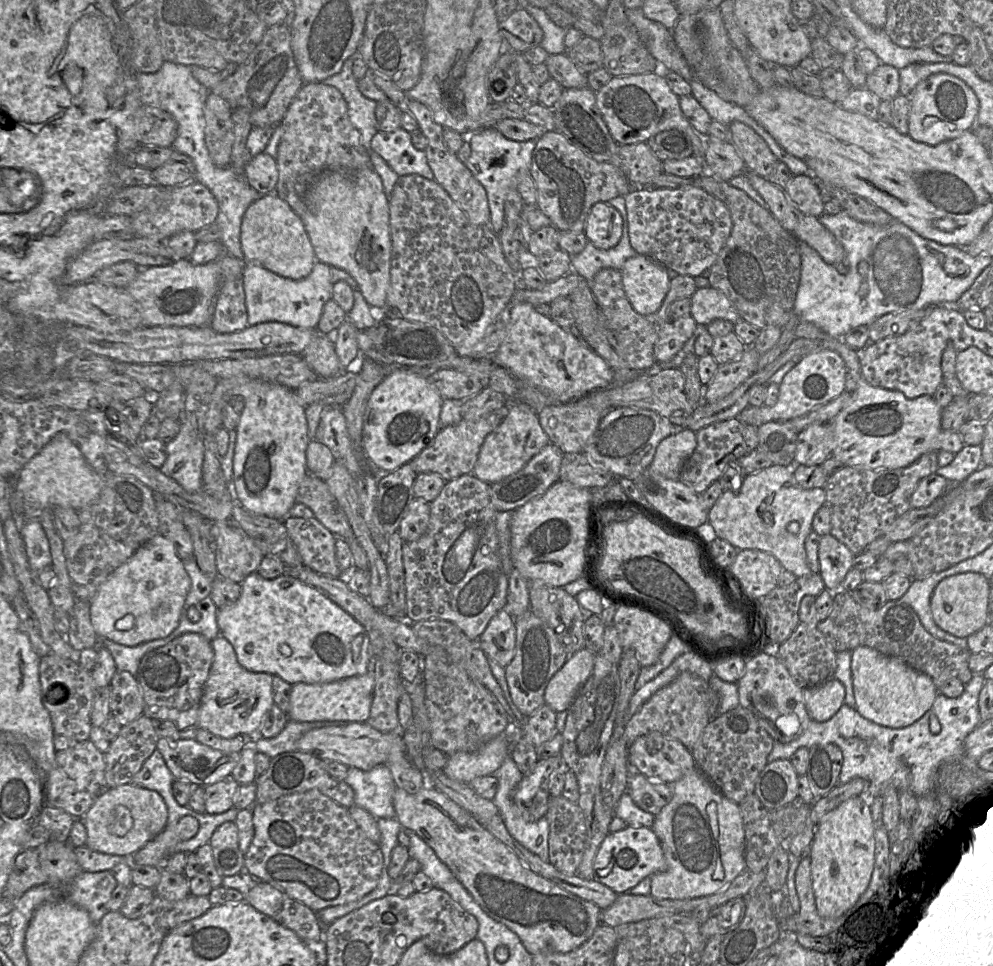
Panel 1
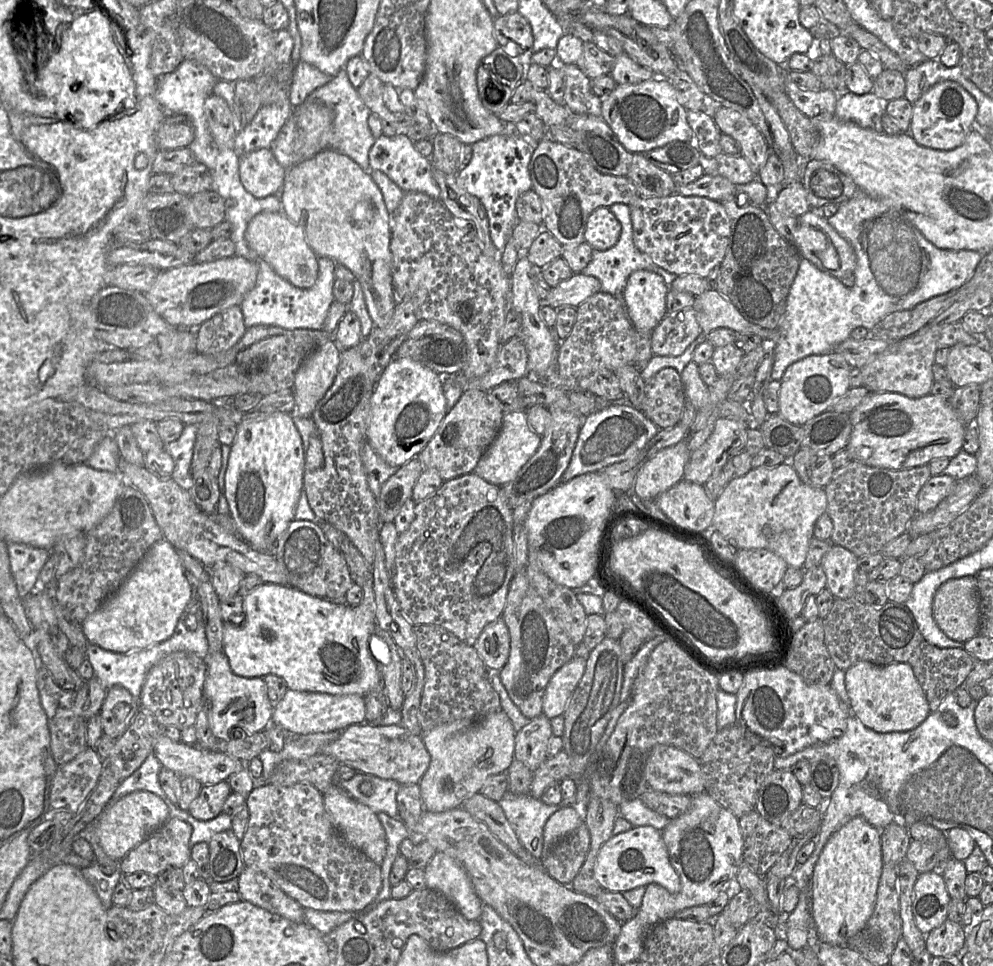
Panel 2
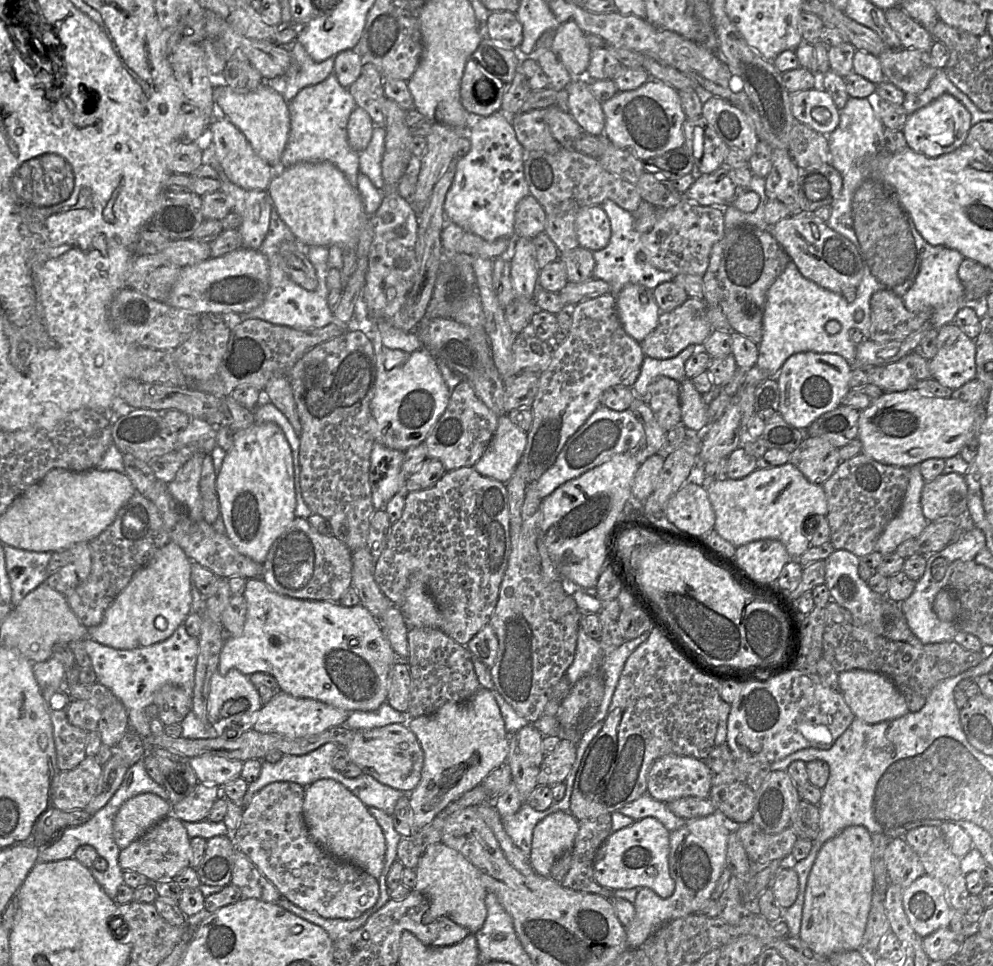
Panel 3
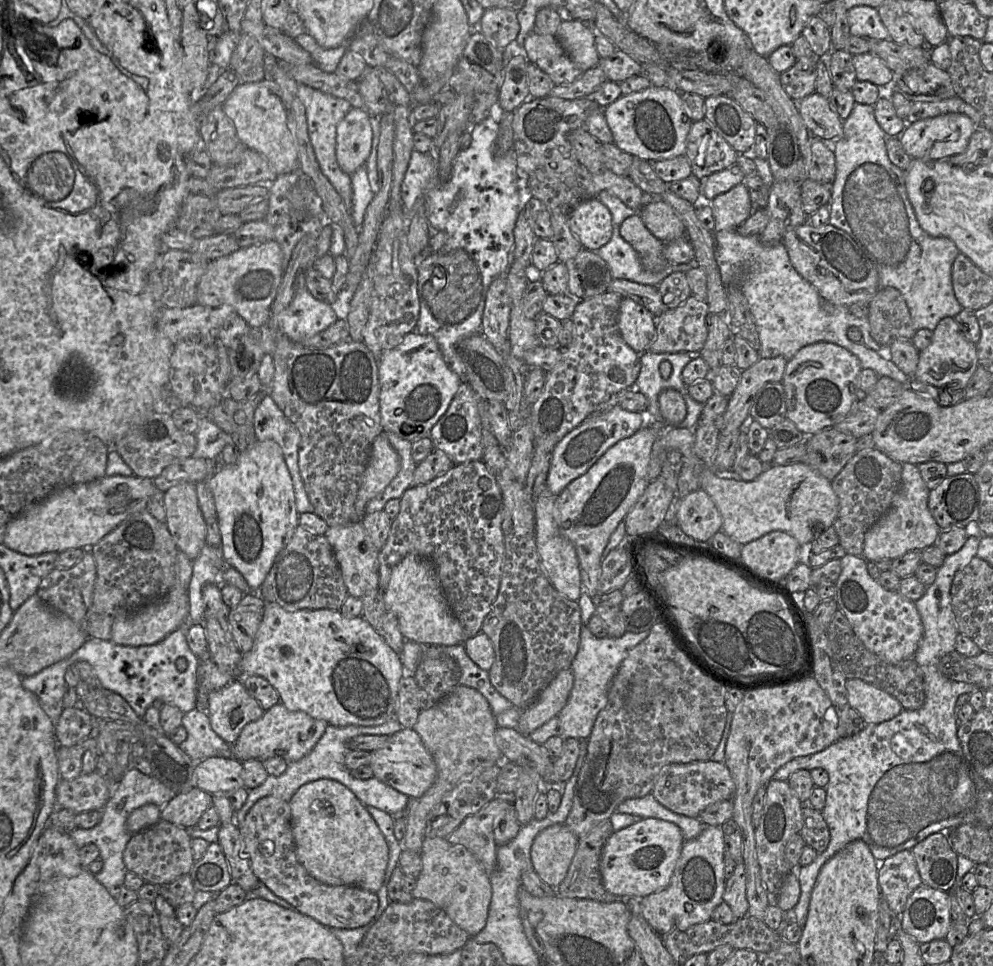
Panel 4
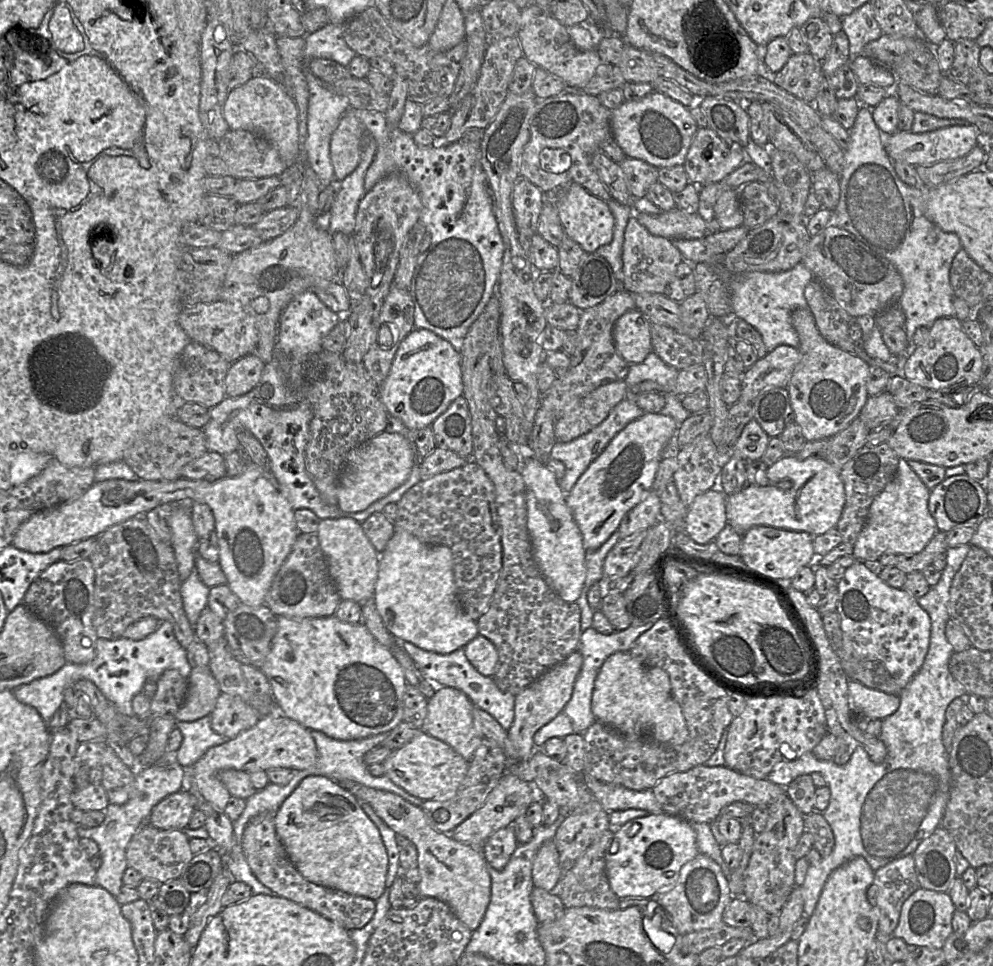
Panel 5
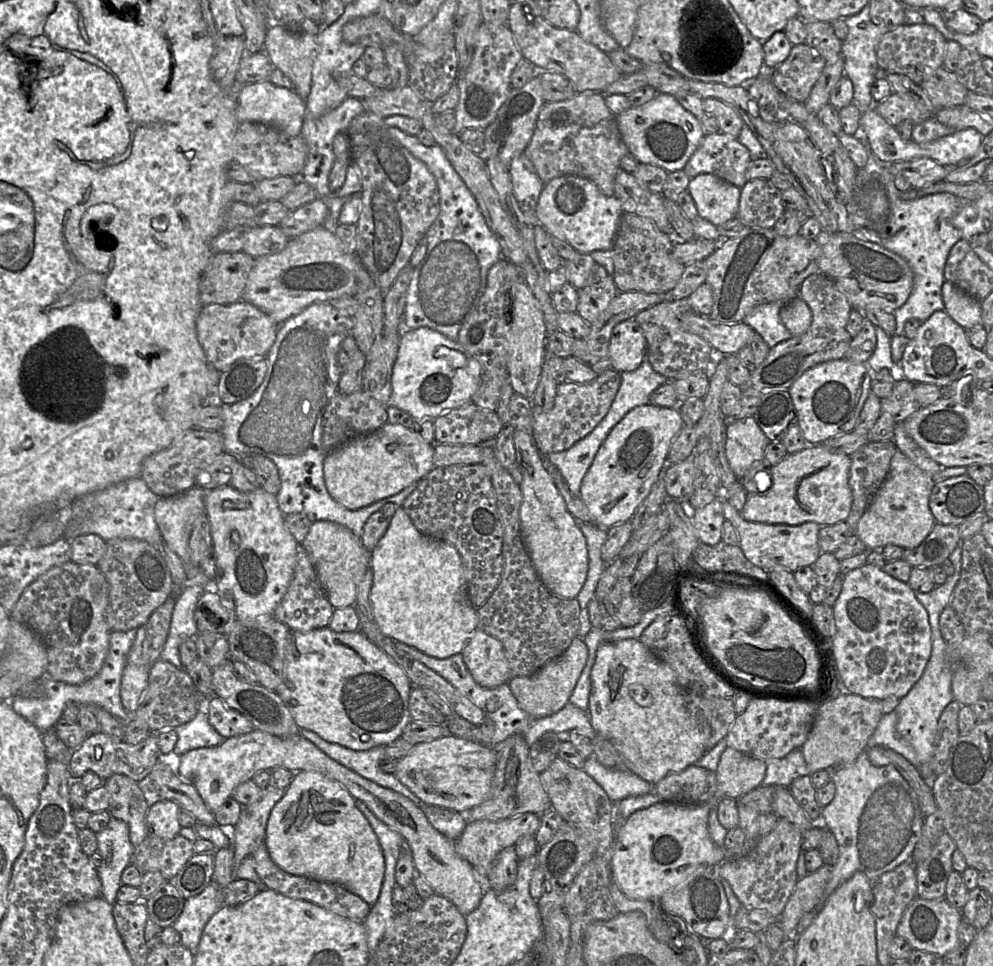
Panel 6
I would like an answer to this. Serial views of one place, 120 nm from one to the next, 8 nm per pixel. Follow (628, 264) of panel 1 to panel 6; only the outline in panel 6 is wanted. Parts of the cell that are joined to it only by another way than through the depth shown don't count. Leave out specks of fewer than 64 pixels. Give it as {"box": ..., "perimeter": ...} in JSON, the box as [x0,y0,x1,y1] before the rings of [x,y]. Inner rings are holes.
{"box":[609,319,647,372],"perimeter":[[[635,319],[618,323],[612,330],[609,343],[611,368],[630,372],[638,369],[646,358],[647,341]]]}

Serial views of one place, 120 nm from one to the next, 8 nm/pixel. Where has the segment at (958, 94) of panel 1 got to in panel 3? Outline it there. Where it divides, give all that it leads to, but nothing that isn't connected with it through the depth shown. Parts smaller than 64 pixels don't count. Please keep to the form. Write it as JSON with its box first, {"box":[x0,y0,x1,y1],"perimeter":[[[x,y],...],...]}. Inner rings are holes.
{"box":[902,94,971,158],"perimeter":[[[942,94],[930,104],[909,115],[902,132],[908,147],[935,158],[962,146],[971,127],[971,114],[967,108],[954,96]]]}

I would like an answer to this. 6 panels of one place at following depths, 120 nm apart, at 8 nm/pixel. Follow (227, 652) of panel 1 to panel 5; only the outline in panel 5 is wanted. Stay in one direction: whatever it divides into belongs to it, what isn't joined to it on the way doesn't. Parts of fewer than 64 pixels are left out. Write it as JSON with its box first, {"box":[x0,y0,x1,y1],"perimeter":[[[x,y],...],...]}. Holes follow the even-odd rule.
{"box":[210,692,261,739],"perimeter":[[[222,692],[210,717],[212,729],[228,739],[252,728],[261,718],[257,711],[239,696]]]}

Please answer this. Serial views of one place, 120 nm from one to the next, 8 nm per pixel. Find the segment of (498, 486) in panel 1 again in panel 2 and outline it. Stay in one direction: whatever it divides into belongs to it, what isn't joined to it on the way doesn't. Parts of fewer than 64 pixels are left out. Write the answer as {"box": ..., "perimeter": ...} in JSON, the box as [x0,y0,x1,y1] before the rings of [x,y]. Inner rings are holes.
{"box":[502,407,586,508],"perimeter":[[[556,407],[546,408],[551,415],[550,423],[541,435],[539,448],[516,477],[502,486],[502,490],[513,508],[526,501],[533,501],[560,483],[562,475],[570,463],[582,423],[586,417],[580,412],[570,412]]]}

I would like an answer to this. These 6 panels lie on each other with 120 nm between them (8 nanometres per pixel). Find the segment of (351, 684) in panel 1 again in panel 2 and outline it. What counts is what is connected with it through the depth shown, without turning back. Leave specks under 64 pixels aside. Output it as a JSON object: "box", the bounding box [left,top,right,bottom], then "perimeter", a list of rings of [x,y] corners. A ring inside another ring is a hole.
{"box":[271,689,365,734],"perimeter":[[[287,689],[283,699],[273,708],[271,722],[289,734],[327,733],[364,723],[365,713],[365,698],[358,694],[332,695]]]}

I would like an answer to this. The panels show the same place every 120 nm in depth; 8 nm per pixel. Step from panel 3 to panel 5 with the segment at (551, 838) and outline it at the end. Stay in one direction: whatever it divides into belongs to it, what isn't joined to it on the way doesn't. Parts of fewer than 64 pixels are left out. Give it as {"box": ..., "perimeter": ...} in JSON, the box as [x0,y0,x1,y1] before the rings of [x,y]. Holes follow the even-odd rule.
{"box":[532,840,562,891],"perimeter":[[[553,840],[546,841],[535,855],[532,866],[534,887],[551,891],[562,879],[559,853]]]}

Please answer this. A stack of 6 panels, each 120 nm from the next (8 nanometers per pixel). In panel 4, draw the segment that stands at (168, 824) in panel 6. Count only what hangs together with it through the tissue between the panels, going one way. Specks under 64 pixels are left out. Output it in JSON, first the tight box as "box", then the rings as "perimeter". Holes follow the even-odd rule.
{"box":[161,787,212,828],"perimeter":[[[198,787],[177,794],[161,808],[161,819],[183,828],[194,827],[212,805],[212,796]]]}

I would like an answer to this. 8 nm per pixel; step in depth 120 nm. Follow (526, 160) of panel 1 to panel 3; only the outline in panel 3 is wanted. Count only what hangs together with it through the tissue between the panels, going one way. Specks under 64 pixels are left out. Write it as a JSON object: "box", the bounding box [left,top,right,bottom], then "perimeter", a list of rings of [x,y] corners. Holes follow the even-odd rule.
{"box":[443,110,529,242],"perimeter":[[[501,110],[490,116],[473,117],[468,129],[470,140],[469,152],[456,159],[455,175],[449,187],[443,209],[447,222],[452,222],[465,231],[471,232],[487,242],[499,238],[513,238],[515,209],[518,202],[529,194],[528,185],[524,177],[525,150],[518,142],[511,124],[510,116]]]}

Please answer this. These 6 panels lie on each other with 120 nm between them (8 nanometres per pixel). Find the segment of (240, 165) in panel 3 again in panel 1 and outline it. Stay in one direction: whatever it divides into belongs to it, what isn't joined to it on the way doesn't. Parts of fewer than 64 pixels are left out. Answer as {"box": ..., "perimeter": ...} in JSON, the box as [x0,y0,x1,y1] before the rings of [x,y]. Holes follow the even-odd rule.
{"box":[244,152,278,196],"perimeter":[[[265,152],[256,155],[245,164],[244,176],[247,183],[261,196],[275,193],[278,182],[276,159]]]}

